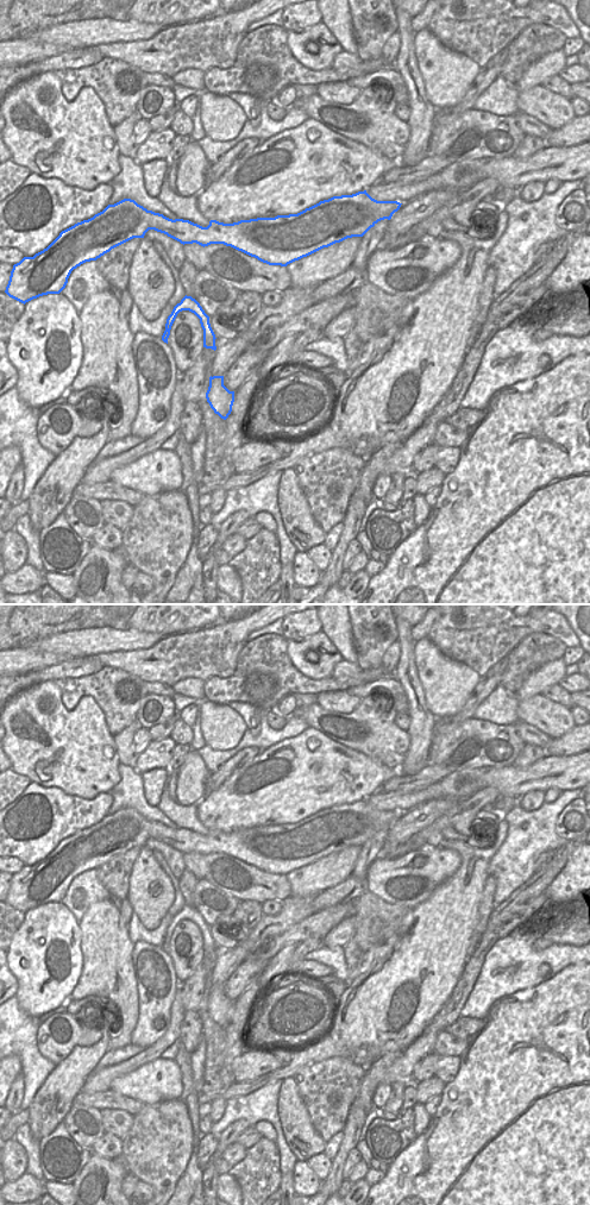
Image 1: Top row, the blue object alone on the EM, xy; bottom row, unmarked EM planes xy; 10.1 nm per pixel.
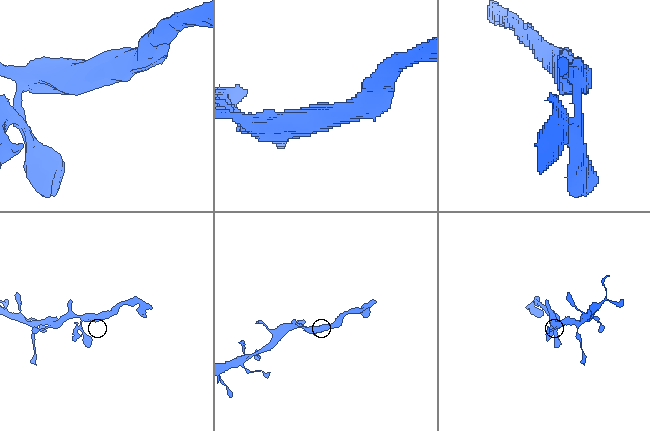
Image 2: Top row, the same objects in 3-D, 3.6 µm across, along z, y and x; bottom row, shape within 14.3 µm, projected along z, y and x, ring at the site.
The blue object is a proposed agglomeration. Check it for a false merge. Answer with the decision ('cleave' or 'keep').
cleave

